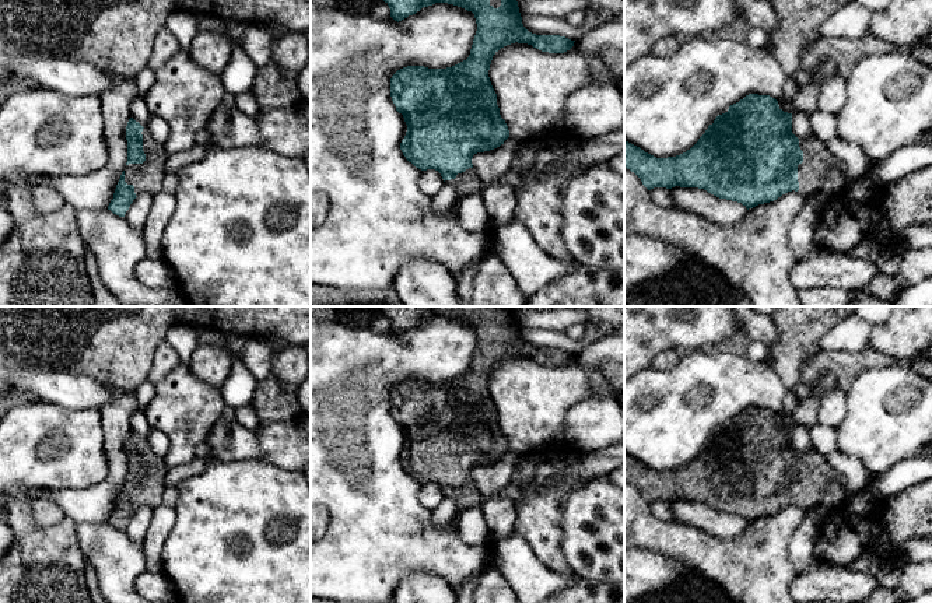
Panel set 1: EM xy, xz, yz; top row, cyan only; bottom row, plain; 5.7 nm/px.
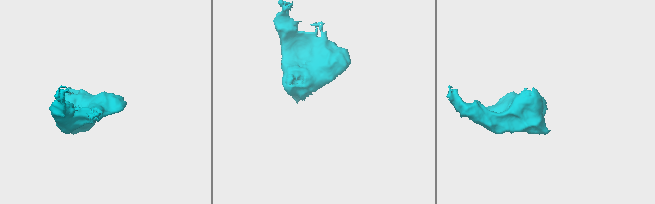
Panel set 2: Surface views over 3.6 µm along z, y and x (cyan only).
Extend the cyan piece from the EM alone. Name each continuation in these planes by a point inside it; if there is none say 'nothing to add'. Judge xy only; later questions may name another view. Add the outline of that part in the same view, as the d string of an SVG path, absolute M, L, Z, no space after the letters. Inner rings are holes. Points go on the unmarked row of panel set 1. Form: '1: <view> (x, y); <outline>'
1: xy (147, 491); M147 441L143 442L141 448L146 474L126 478L125 495L134 499L136 509L143 506L157 508L162 504L168 467L164 459L154 453Z

